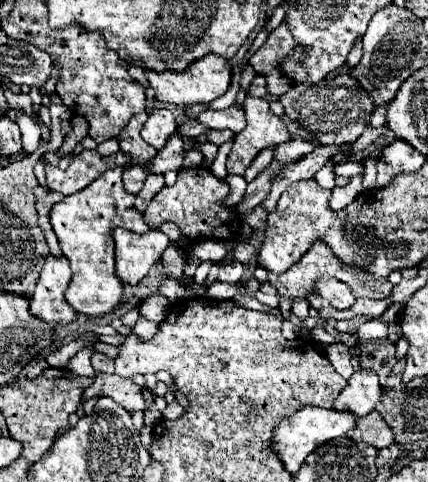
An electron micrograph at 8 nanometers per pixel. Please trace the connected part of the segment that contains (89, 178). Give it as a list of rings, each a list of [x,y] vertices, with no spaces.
[[[84,149],[78,154],[78,158],[72,158],[72,162],[64,172],[60,168],[46,166],[46,186],[54,192],[62,192],[64,196],[70,196],[86,188],[105,171],[124,164],[130,164],[130,158],[122,152],[104,157],[95,149]]]

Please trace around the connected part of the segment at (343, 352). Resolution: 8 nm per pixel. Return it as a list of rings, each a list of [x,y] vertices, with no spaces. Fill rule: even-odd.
[[[330,344],[326,348],[326,356],[332,362],[332,366],[338,370],[338,374],[342,374],[346,380],[352,376],[354,368],[352,368],[352,354],[350,354],[348,346],[344,346],[344,344]]]

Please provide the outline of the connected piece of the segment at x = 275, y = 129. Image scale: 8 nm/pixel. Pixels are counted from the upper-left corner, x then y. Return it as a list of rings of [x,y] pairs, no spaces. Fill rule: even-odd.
[[[246,96],[244,112],[246,128],[234,138],[234,148],[226,162],[228,174],[244,174],[260,150],[274,148],[290,138],[284,120],[272,114],[266,98]]]

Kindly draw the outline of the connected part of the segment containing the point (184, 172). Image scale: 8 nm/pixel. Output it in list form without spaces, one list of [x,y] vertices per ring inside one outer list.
[[[182,168],[178,172],[178,180],[174,186],[166,186],[162,188],[152,202],[148,204],[146,212],[144,212],[144,222],[154,230],[158,228],[162,222],[174,222],[176,226],[180,226],[180,232],[184,234],[184,238],[194,244],[200,240],[236,240],[240,238],[240,228],[242,228],[242,218],[236,212],[234,206],[226,204],[226,198],[230,196],[230,186],[226,184],[226,180],[220,180],[212,174],[210,168]]]

